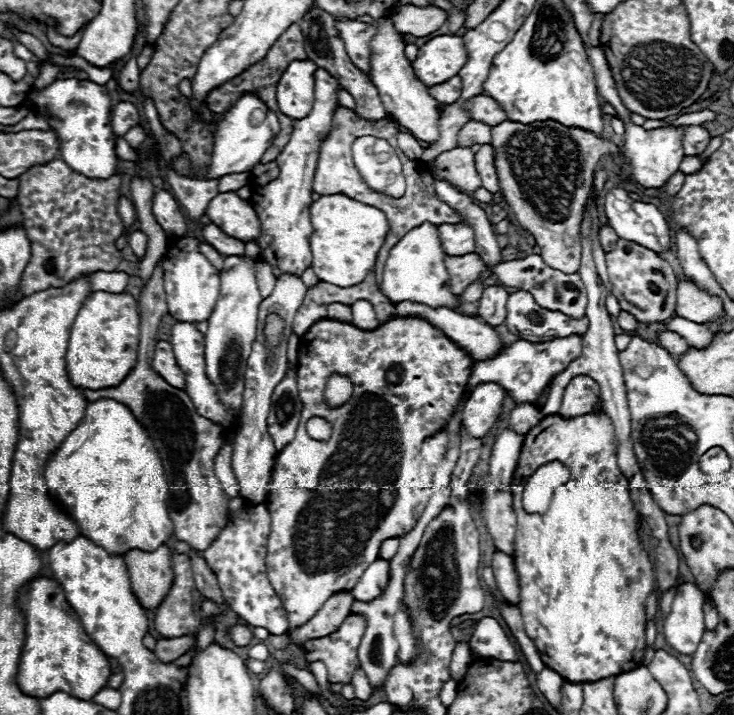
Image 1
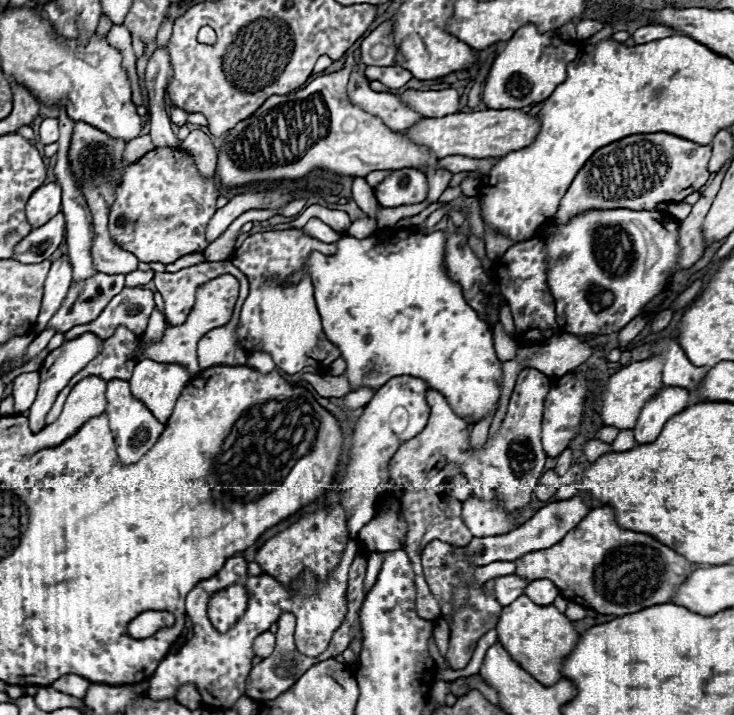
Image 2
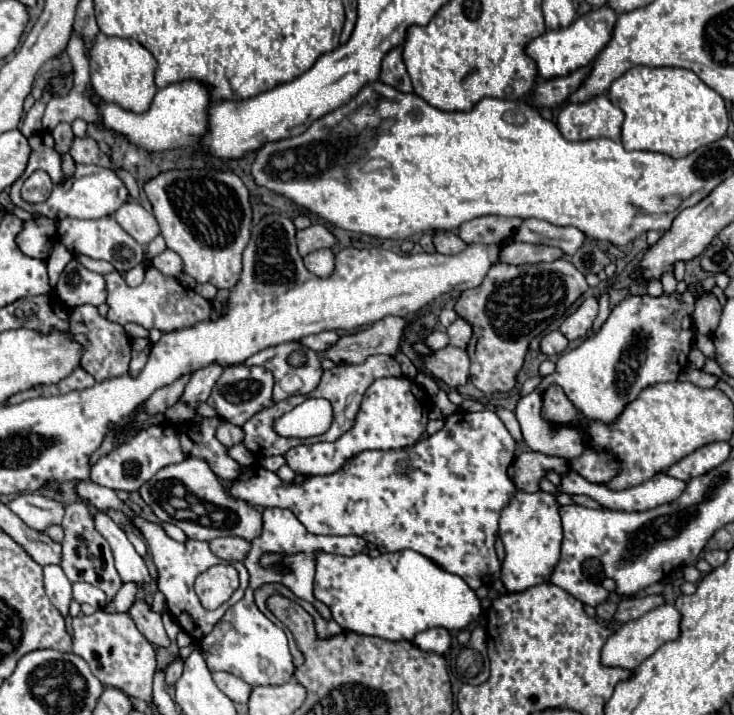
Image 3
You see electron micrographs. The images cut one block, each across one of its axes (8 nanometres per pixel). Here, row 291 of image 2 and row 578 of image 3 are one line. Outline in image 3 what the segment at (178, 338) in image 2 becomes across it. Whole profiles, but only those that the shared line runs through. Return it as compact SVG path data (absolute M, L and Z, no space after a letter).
M222 564L212 566L210 570L202 572L196 578L196 586L194 586L202 606L206 606L208 610L214 610L222 604Z

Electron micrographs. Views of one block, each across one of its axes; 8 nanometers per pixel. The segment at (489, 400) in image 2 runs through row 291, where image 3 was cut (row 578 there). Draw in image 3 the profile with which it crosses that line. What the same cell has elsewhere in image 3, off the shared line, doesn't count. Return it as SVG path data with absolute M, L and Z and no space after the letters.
M400 550L390 554L380 554L372 558L368 554L356 554L352 558L316 552L316 578L314 578L314 596L324 602L332 618L350 632L378 636L384 640L414 640L416 634L442 626L446 630L464 630L470 624L478 622L482 616L482 606L474 590L456 574L450 574L430 562L426 556L414 550Z

